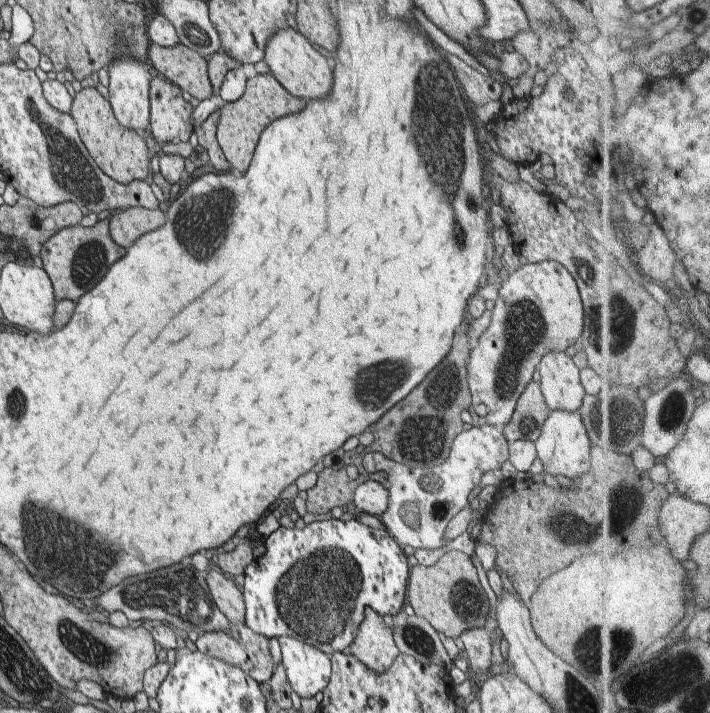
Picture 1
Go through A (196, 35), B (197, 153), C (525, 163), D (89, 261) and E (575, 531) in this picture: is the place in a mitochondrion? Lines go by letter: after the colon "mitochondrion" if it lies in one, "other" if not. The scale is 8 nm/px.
A: mitochondrion
B: other
C: other
D: mitochondrion
E: mitochondrion

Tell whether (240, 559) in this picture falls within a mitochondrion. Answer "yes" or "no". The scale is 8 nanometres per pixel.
no

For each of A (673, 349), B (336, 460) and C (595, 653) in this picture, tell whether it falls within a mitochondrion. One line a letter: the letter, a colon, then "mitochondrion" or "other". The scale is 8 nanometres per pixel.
A: other
B: other
C: mitochondrion

